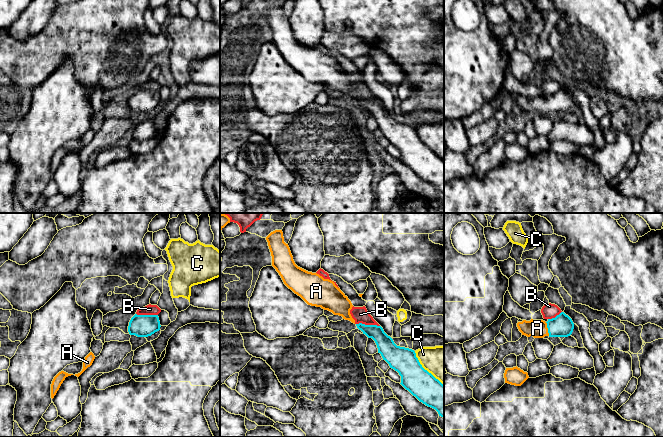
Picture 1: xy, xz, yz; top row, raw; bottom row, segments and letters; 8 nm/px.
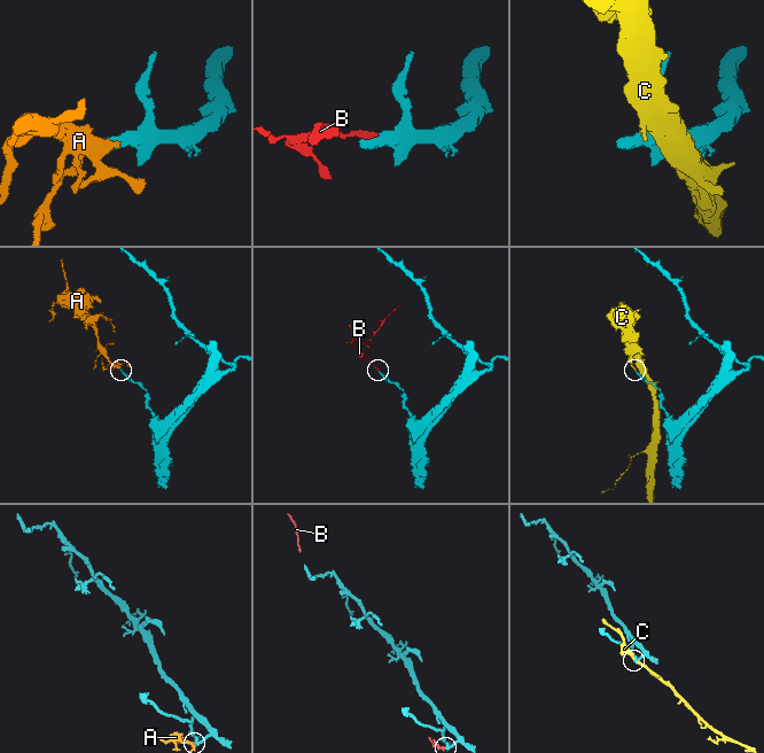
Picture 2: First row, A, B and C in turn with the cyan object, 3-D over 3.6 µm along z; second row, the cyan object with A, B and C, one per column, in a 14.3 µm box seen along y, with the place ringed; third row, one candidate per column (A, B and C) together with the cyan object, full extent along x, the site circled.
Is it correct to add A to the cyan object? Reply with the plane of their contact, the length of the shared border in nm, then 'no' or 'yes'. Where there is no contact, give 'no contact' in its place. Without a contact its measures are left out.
yz | 120 nm | yes

